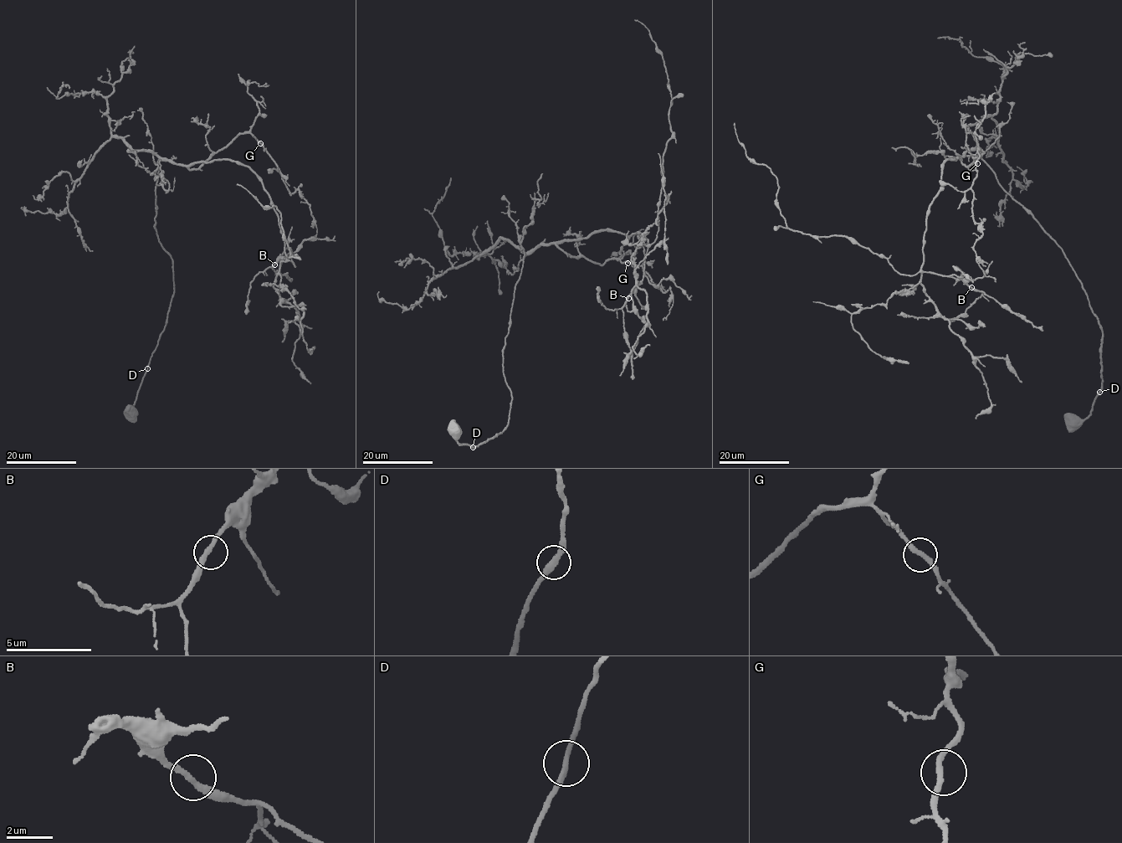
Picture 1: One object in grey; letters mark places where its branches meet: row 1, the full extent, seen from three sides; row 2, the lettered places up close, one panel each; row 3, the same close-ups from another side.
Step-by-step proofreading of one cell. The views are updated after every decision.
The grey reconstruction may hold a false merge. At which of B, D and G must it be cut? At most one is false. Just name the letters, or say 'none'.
none

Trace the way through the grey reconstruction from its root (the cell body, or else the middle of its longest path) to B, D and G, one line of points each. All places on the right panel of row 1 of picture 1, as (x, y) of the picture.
B: (1073, 420), (1088, 416), (1102, 387), (1098, 318), (1062, 248), (978, 150), (943, 164), (921, 269), (971, 287)
D: (1073, 420), (1083, 419), (1088, 416), (1100, 391)
G: (1073, 420), (1102, 387), (1098, 318), (1062, 248), (980, 151), (962, 158), (980, 149), (977, 163)

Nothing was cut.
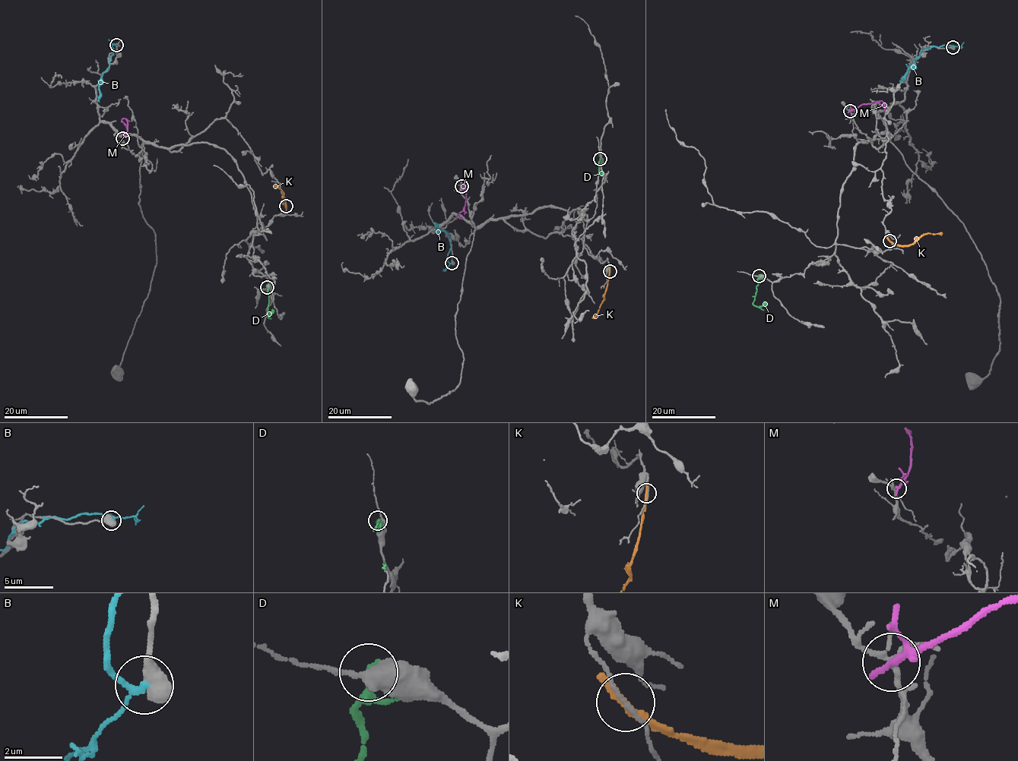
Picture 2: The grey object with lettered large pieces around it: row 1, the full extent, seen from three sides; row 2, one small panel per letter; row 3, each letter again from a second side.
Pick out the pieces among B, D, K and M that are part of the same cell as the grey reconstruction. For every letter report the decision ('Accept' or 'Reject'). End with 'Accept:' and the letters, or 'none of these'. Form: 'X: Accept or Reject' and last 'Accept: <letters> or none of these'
B: Reject
D: Reject
K: Reject
M: Reject
Accept: none of these

